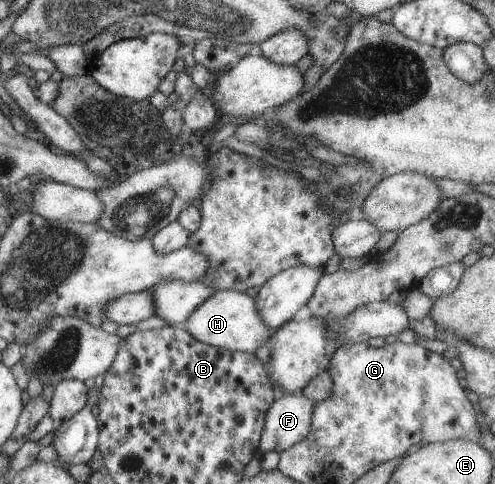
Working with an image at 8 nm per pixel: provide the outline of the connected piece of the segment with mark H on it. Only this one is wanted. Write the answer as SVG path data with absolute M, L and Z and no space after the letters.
M216 290L180 325L192 338L208 346L218 347L230 352L254 354L259 346L270 340L274 332L269 330L259 318L255 299L245 292Z

